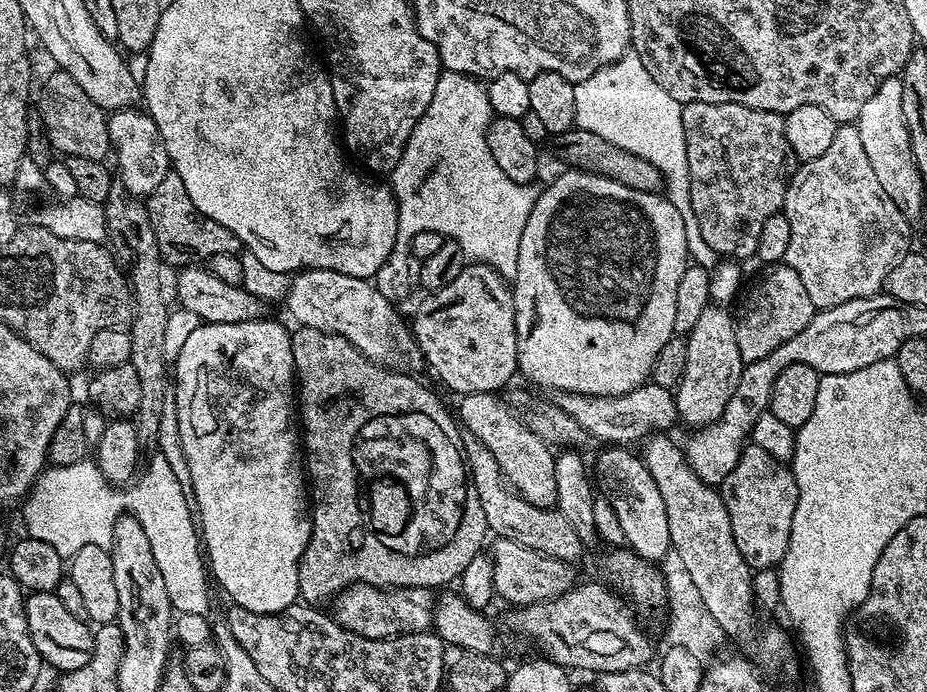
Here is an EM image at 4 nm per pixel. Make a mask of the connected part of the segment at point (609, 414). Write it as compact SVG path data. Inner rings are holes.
M645 382L642 386L630 390L621 396L587 396L577 392L562 392L555 397L554 402L582 430L586 430L589 437L594 440L605 440L603 443L608 446L628 446L655 432L669 431L674 422L677 423L679 416L675 395L671 389L658 386L651 382Z

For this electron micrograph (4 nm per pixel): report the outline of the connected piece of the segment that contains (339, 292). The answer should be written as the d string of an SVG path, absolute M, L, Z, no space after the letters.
M305 268L291 277L287 300L288 312L297 325L346 338L363 356L384 368L416 374L425 367L424 355L411 327L396 313L397 305L385 298L371 279Z

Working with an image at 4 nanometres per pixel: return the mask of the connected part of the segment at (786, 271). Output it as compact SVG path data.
M785 264L773 265L754 287L744 302L744 308L735 321L735 341L738 342L739 356L745 364L766 358L784 342L799 331L804 330L813 319L816 309L810 302L810 296L802 278L794 269Z

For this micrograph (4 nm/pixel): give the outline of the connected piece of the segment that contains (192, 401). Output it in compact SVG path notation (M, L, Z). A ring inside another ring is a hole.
M261 318L251 320L250 322L230 322L229 324L206 324L201 323L192 333L190 338L186 338L186 343L182 345L182 350L175 353L176 360L176 389L174 395L176 398L176 413L178 414L178 430L182 434L182 450L186 450L186 462L190 466L190 478L192 486L190 489L191 499L194 501L195 507L198 509L198 531L202 537L202 548L206 553L206 564L210 569L210 576L213 581L220 583L220 588L226 595L232 599L231 603L237 608L245 608L251 612L258 614L274 614L275 612L284 612L297 603L300 595L300 587L298 586L298 570L300 569L300 559L308 545L308 539L312 533L312 518L306 514L310 508L310 492L306 487L306 464L302 459L302 440L298 435L298 424L294 419L294 377L296 367L294 366L294 354L292 353L292 338L289 329L284 329L276 320L268 320L269 318Z

